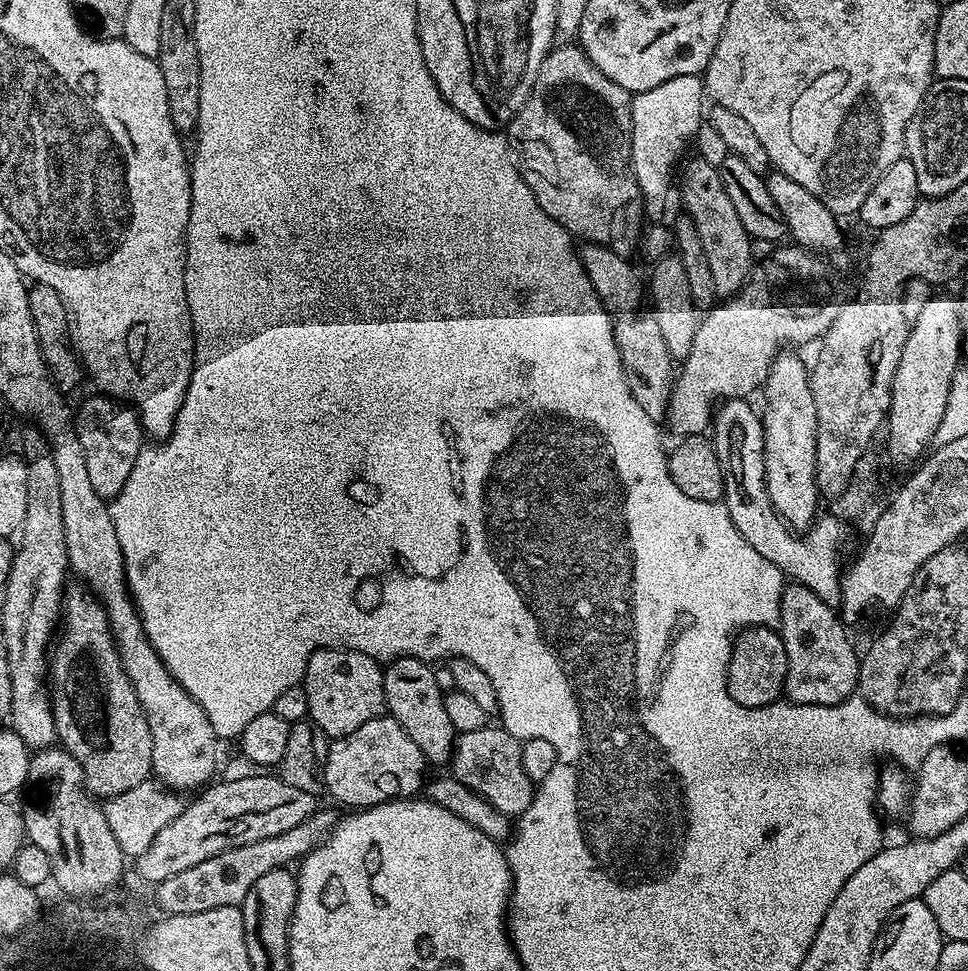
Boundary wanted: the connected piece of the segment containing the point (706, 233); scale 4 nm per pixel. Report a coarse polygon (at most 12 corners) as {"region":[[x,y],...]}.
{"region":[[699,158],[678,180],[717,297],[754,267],[753,241],[719,167]]}

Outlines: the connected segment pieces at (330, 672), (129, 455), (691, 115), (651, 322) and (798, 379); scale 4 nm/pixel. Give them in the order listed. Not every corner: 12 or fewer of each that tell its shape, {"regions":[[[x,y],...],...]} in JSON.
{"regions":[[[320,648],[306,666],[309,717],[329,738],[386,708],[381,661]],[[95,394],[74,416],[94,491],[111,502],[146,437],[136,409]],[[680,76],[632,96],[632,173],[659,221],[706,89]],[[651,311],[615,321],[630,394],[668,415],[674,361]],[[781,351],[762,389],[764,484],[793,530],[816,512],[809,365]]]}

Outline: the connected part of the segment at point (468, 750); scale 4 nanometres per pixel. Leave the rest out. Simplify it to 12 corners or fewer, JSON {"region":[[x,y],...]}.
{"region":[[500,726],[461,732],[451,775],[519,818],[534,782]]}

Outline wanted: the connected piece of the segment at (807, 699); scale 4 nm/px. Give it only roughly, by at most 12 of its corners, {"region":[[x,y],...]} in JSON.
{"region":[[789,583],[778,631],[785,697],[839,706],[860,656],[833,605]]}

